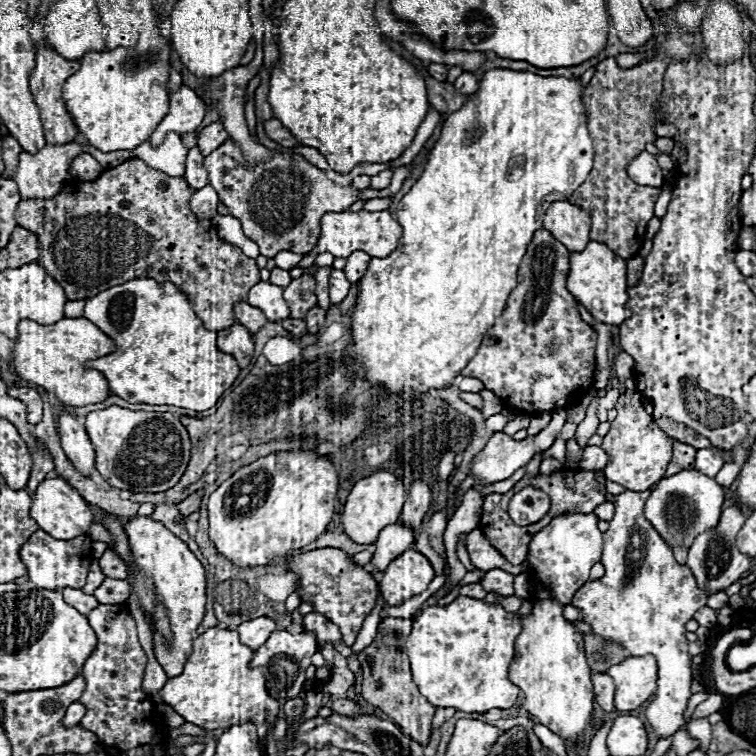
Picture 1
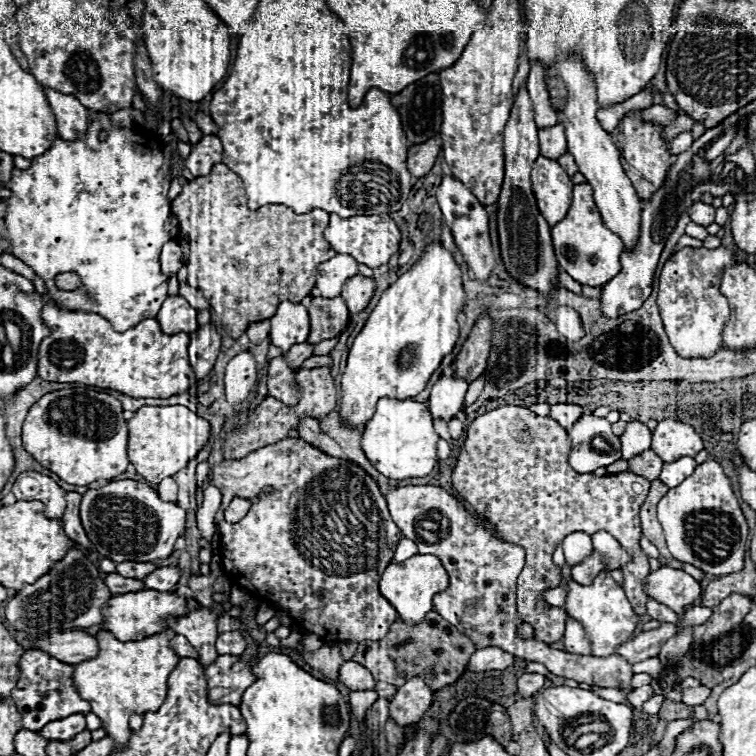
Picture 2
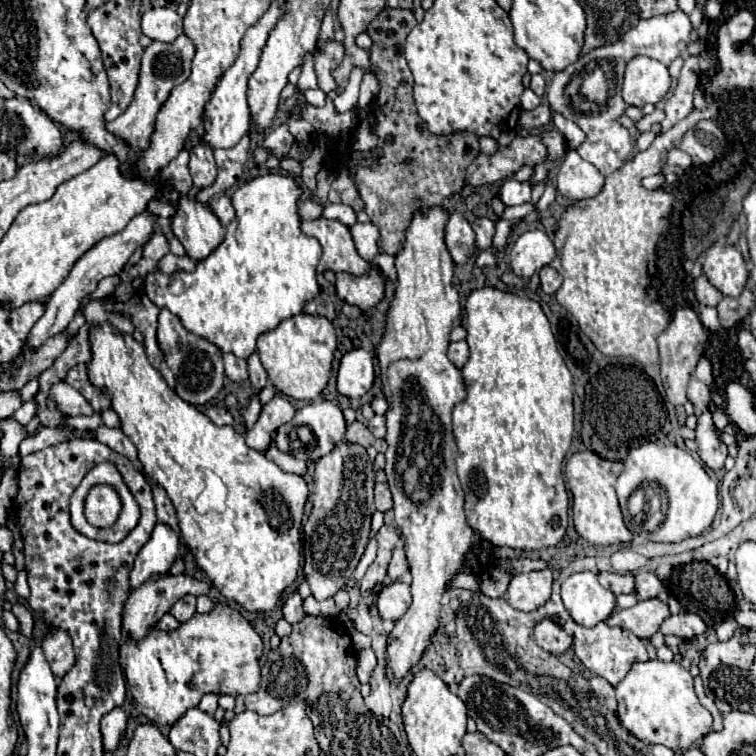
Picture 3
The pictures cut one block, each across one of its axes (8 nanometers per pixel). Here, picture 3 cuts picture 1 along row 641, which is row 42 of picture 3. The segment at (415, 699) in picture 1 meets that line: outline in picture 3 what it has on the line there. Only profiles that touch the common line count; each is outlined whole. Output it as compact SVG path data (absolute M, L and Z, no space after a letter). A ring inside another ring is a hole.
M386 6L366 30L374 42L370 48L370 62L376 66L374 74L380 80L380 92L372 104L372 112L384 114L384 122L376 124L378 146L384 150L384 156L374 168L370 164L362 164L362 168L358 168L356 188L366 204L364 210L370 216L370 222L380 232L378 250L380 254L390 256L400 250L406 224L410 224L410 216L418 208L436 206L444 198L464 188L466 166L480 152L476 134L454 132L448 136L438 136L432 134L418 116L412 98L414 78L406 58L402 56L406 36L414 26L416 20L412 10L394 10Z

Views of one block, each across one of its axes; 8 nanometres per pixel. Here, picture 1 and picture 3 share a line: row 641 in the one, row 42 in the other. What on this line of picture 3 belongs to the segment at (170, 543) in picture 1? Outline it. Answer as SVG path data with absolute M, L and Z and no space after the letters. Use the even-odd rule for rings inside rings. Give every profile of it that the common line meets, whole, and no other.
M178 36L174 42L152 42L148 48L144 48L142 54L142 66L140 66L140 76L136 84L134 98L130 106L112 122L108 122L108 130L120 138L124 138L134 150L146 150L150 146L150 136L154 132L156 116L164 102L168 100L170 92L174 86L182 84L190 76L190 64L194 60L194 44L188 36Z

